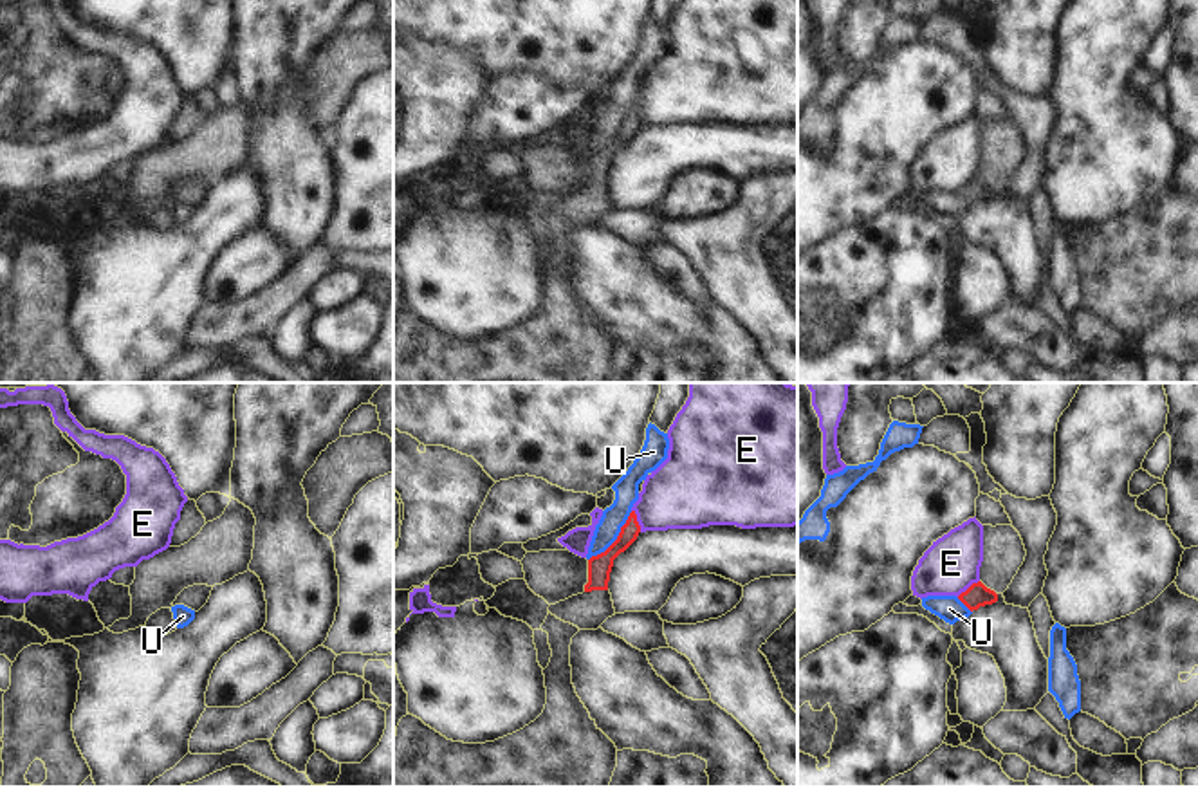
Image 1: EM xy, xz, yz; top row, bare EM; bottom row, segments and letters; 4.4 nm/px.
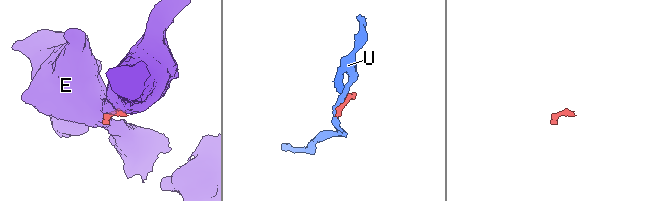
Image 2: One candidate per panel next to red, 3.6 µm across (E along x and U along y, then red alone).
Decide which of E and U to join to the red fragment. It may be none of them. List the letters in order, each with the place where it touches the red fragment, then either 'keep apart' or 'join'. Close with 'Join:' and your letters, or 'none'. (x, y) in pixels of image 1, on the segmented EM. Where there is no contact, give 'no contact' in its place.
E: xz (635, 520) | keep apart
U: xz (617, 538) | keep apart
Join: none

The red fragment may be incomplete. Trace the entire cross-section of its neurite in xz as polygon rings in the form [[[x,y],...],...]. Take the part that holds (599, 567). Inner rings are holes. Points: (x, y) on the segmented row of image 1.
[[[631,511],[617,540],[604,552],[588,560],[588,583],[585,585],[585,592],[550,605],[548,612],[579,630],[597,630],[608,617],[615,616],[608,590],[610,572],[613,560],[637,540],[639,532],[640,525],[635,511]]]

